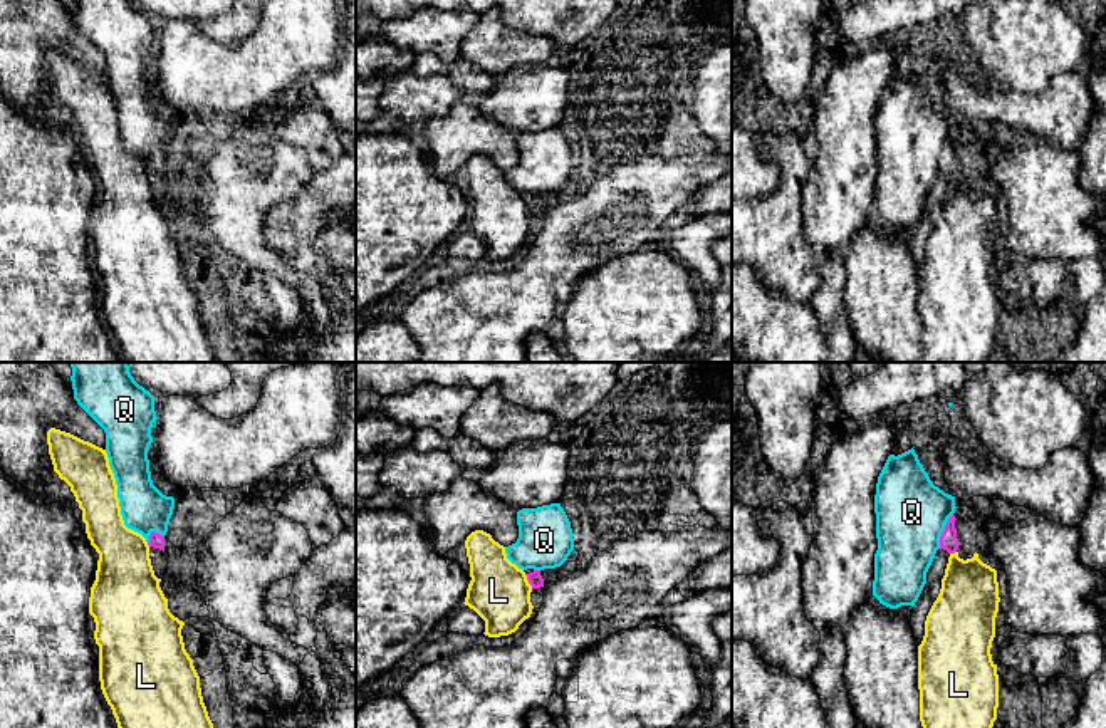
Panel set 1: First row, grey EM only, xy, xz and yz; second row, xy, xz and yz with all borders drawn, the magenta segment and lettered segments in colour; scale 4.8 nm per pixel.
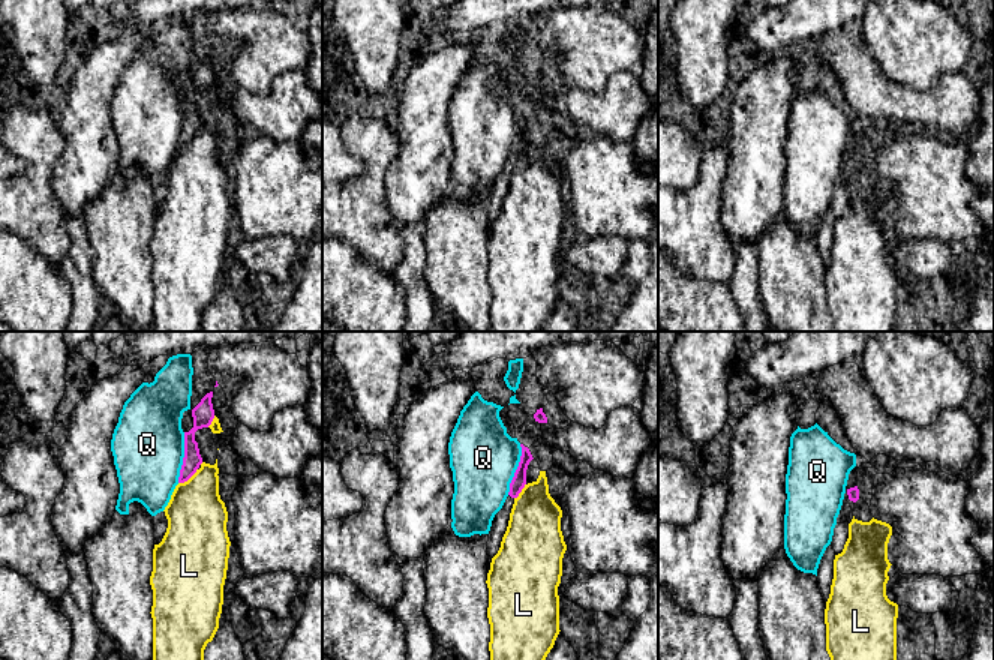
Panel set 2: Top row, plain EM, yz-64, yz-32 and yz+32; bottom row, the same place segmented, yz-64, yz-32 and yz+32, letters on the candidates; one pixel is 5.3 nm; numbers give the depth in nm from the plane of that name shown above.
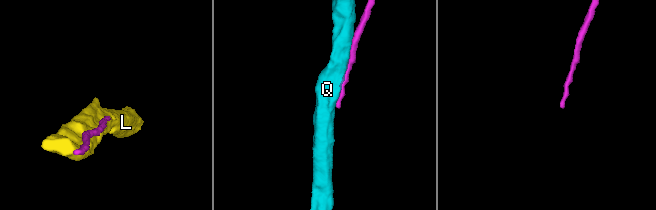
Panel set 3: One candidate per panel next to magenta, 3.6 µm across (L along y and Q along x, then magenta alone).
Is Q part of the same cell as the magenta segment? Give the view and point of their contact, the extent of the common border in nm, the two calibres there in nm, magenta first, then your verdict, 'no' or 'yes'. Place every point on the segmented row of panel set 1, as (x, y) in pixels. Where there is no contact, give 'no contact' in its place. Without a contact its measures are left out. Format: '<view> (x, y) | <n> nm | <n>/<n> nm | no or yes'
yz (944, 530) | 180 nm | 90/340 nm | no

